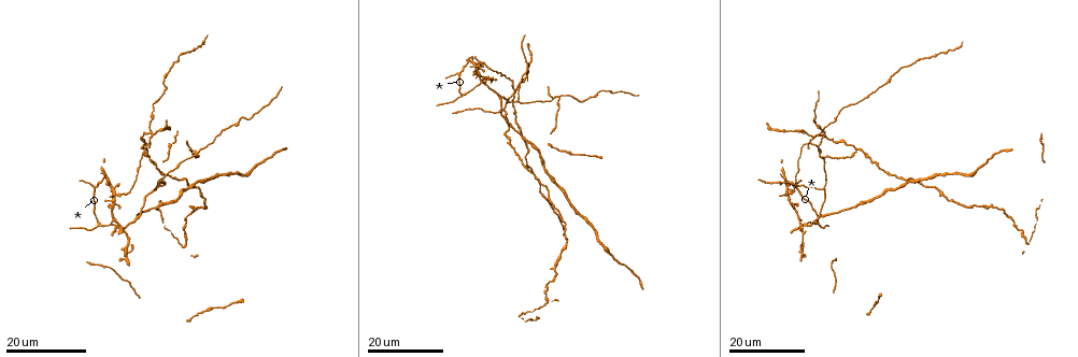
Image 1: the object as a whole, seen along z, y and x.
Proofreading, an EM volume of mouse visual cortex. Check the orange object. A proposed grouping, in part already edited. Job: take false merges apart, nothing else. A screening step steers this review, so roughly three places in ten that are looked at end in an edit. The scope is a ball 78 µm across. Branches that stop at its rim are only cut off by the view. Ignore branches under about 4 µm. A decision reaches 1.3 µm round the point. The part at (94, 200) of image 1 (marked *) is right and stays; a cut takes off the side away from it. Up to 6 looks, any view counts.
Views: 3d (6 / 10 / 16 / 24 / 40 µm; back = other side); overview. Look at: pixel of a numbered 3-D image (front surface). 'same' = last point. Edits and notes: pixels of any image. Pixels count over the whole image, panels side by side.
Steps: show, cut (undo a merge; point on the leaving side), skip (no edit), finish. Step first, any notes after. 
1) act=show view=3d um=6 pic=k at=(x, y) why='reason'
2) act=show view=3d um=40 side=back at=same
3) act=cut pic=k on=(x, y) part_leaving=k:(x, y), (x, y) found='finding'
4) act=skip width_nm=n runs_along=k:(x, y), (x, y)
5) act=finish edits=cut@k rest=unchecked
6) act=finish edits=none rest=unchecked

act=show view=3d um=24 pic=1 at=(517, 99) why='three arms meet'

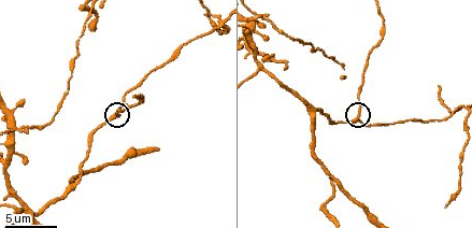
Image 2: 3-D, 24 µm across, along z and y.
act=show view=3d um=6 pic=2 at=(356, 116) why='zoom in'

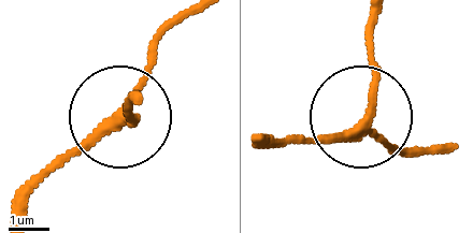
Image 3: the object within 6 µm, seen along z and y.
act=skip arms=3 found='all the same neuron'

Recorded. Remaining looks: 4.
act=show view=3d um=10 pic=2 at=(315, 114)

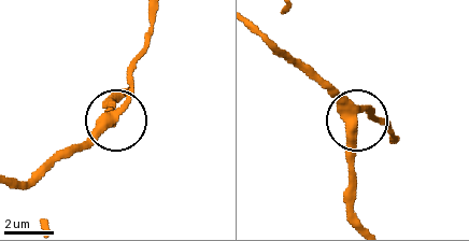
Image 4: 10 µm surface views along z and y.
act=skip side_arm_um=57 arms=3 found='continuous, no second neuron'

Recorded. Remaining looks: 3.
act=show view=3d um=24 pic=1 at=(558, 96) why='four arms meet'

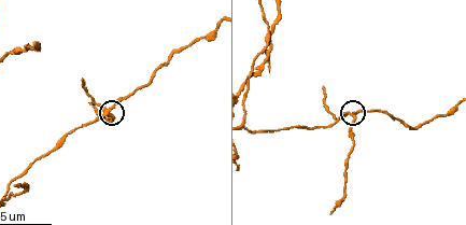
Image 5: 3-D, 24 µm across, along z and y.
act=show view=3d um=6 pic=5 at=(110, 113)

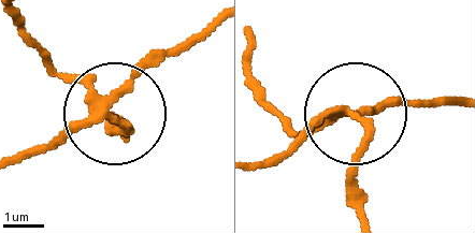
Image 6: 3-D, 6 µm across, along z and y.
act=cut pic=6 on=(116, 131) width_nm=210 part_leaving=6:(347, 114), (364, 142), (358, 214) found='two neurons meet here'

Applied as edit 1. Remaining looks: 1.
act=finish edits=cut@6 rest=unchecked

